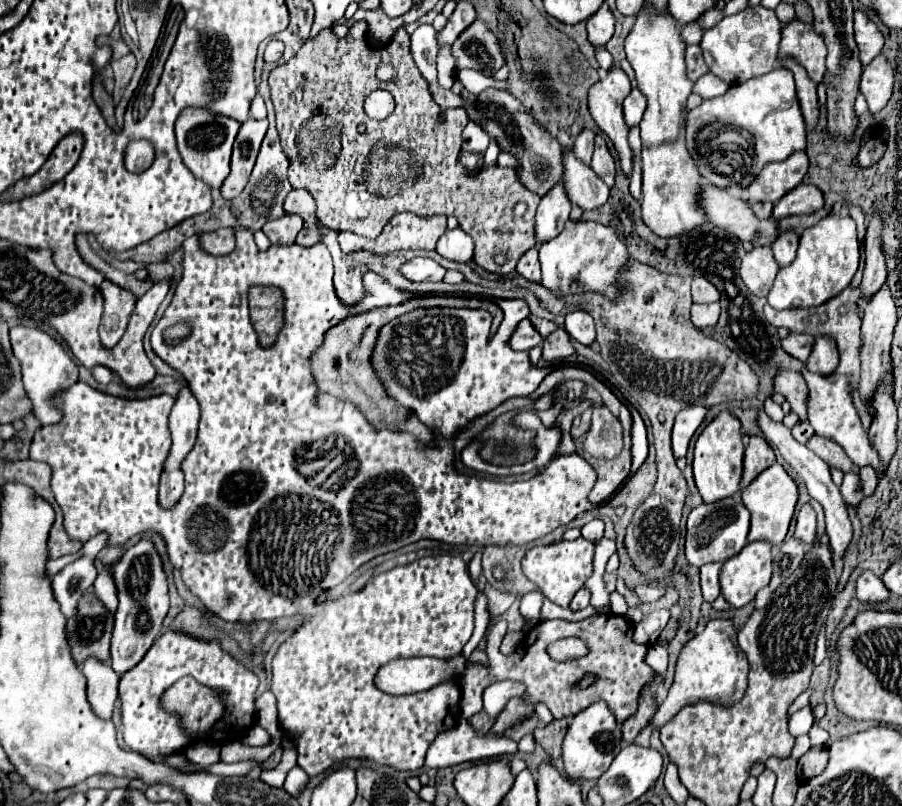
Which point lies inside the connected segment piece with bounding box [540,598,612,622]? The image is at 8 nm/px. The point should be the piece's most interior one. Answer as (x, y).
(549, 610)

